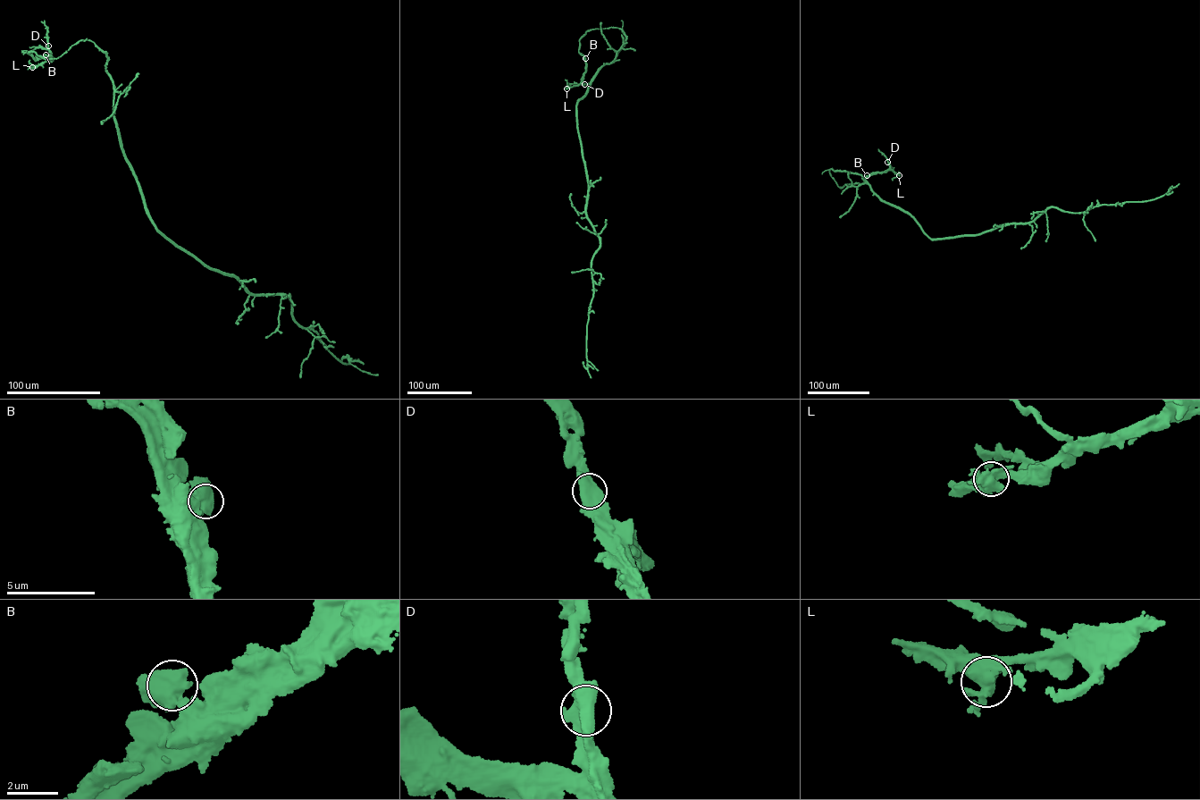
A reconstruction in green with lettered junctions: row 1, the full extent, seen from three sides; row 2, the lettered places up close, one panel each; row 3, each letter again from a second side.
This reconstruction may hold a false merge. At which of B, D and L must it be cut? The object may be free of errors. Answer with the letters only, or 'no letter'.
no letter

